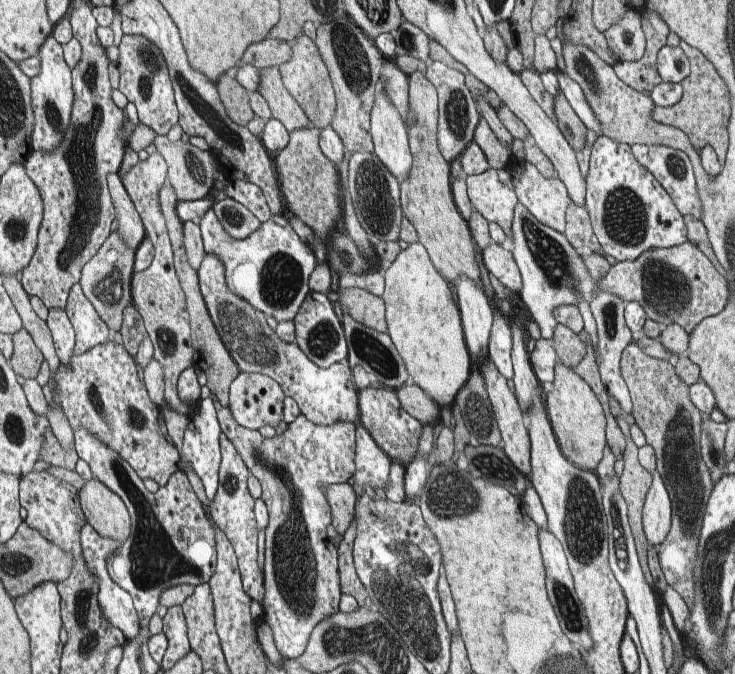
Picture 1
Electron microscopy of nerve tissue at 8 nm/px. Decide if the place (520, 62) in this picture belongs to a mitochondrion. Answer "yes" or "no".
no

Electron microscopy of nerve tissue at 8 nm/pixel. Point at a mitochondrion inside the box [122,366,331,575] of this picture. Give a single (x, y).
(230, 482)

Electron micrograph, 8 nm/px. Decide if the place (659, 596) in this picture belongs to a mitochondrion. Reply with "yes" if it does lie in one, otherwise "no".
no

